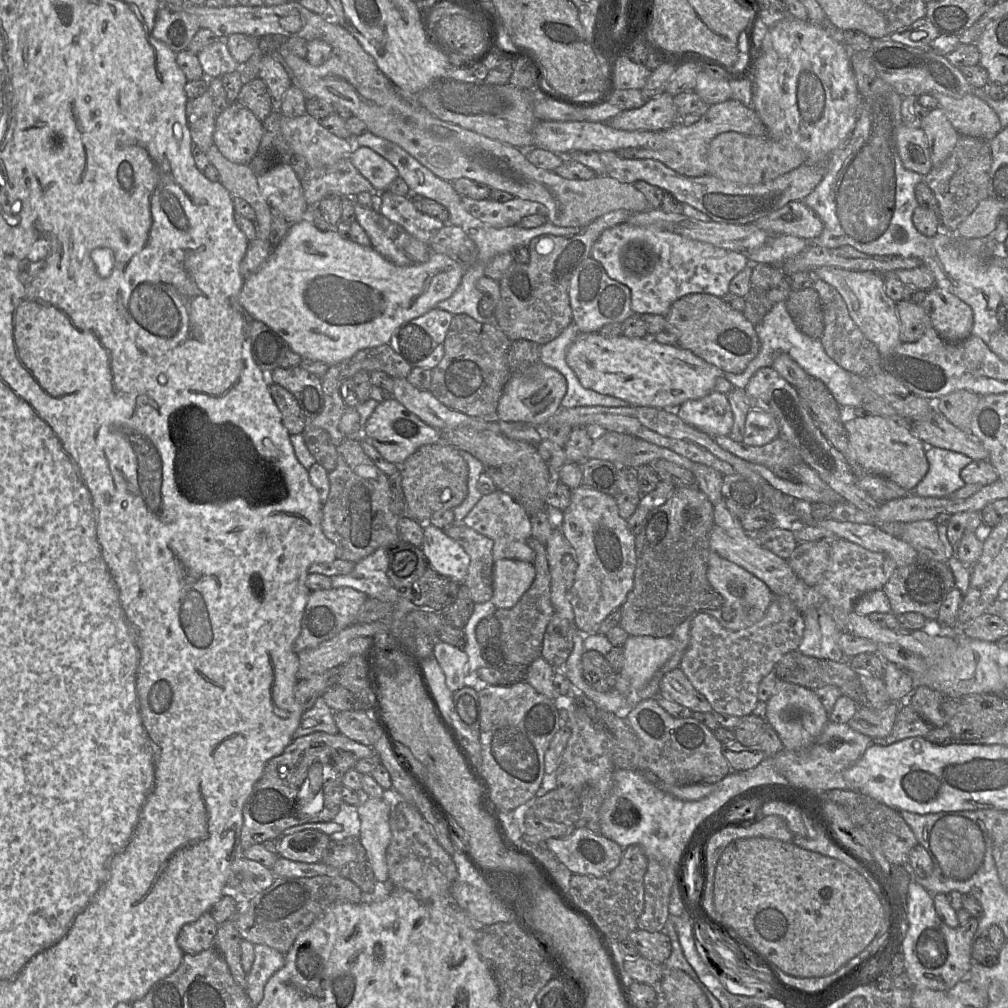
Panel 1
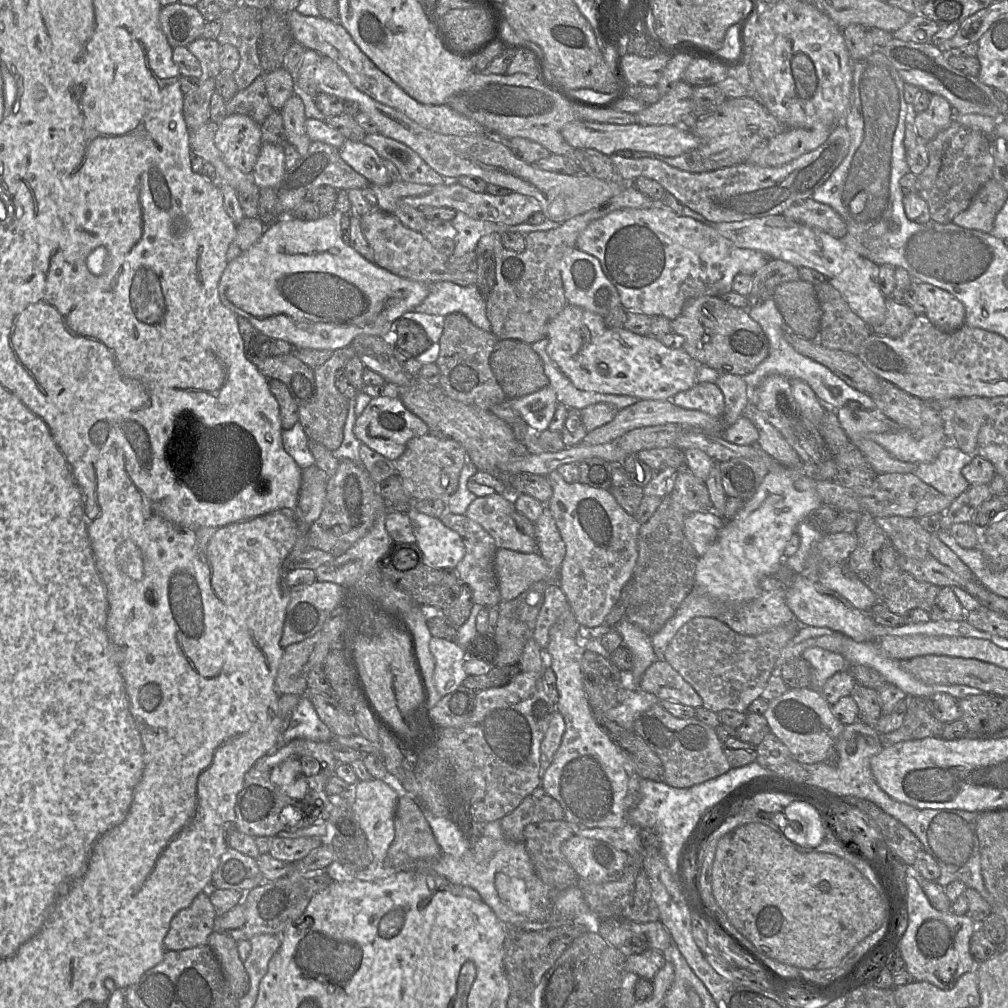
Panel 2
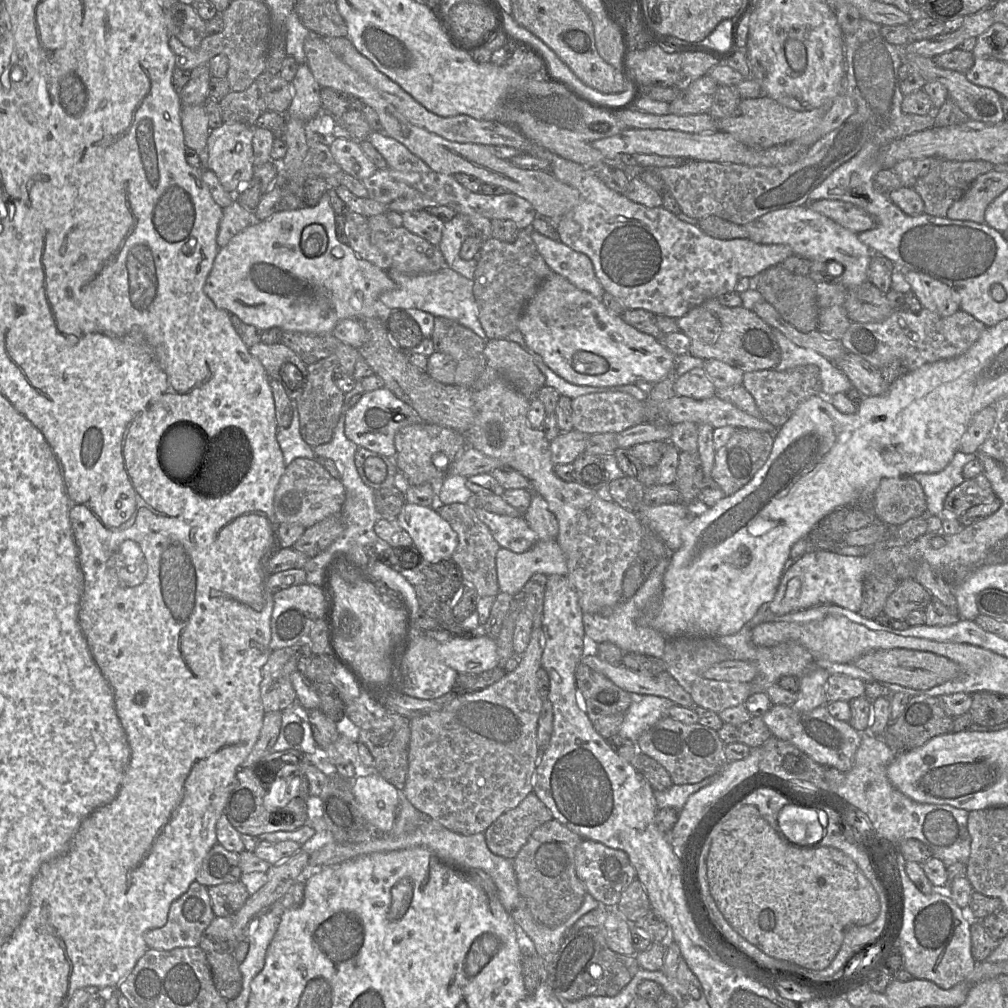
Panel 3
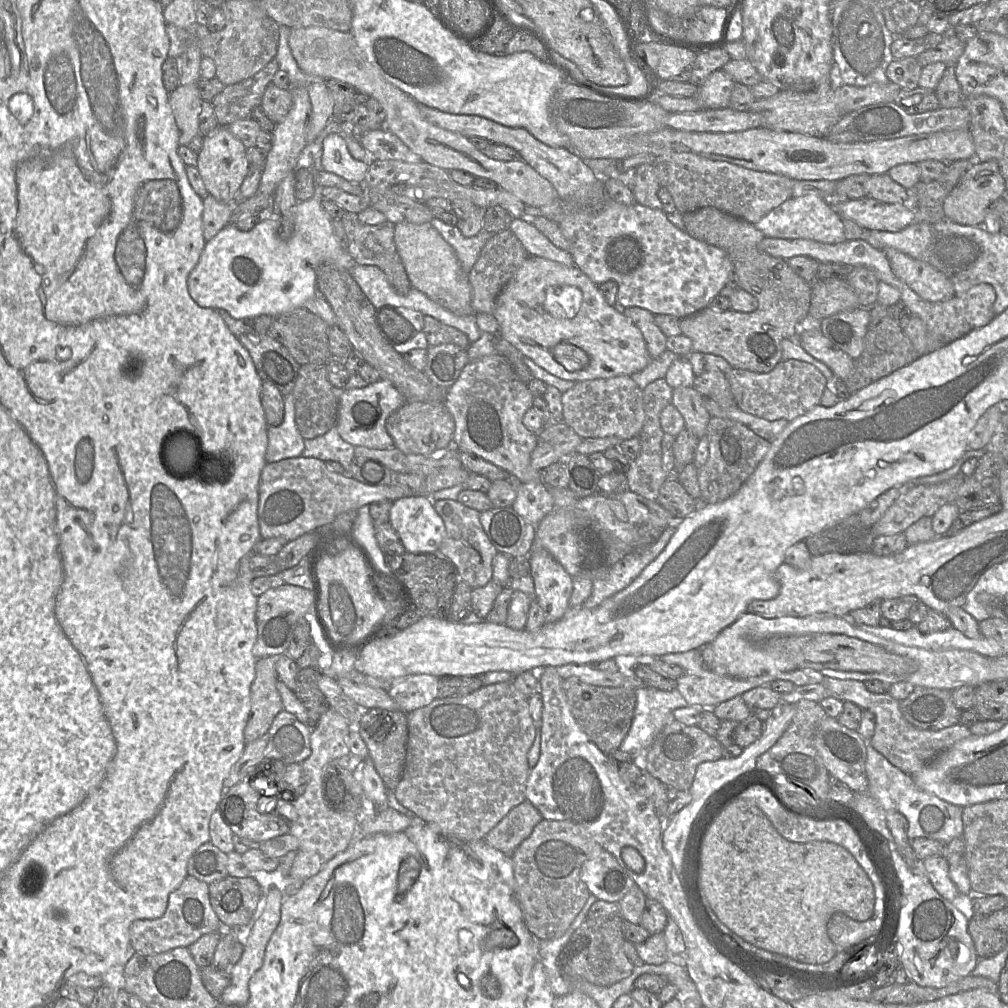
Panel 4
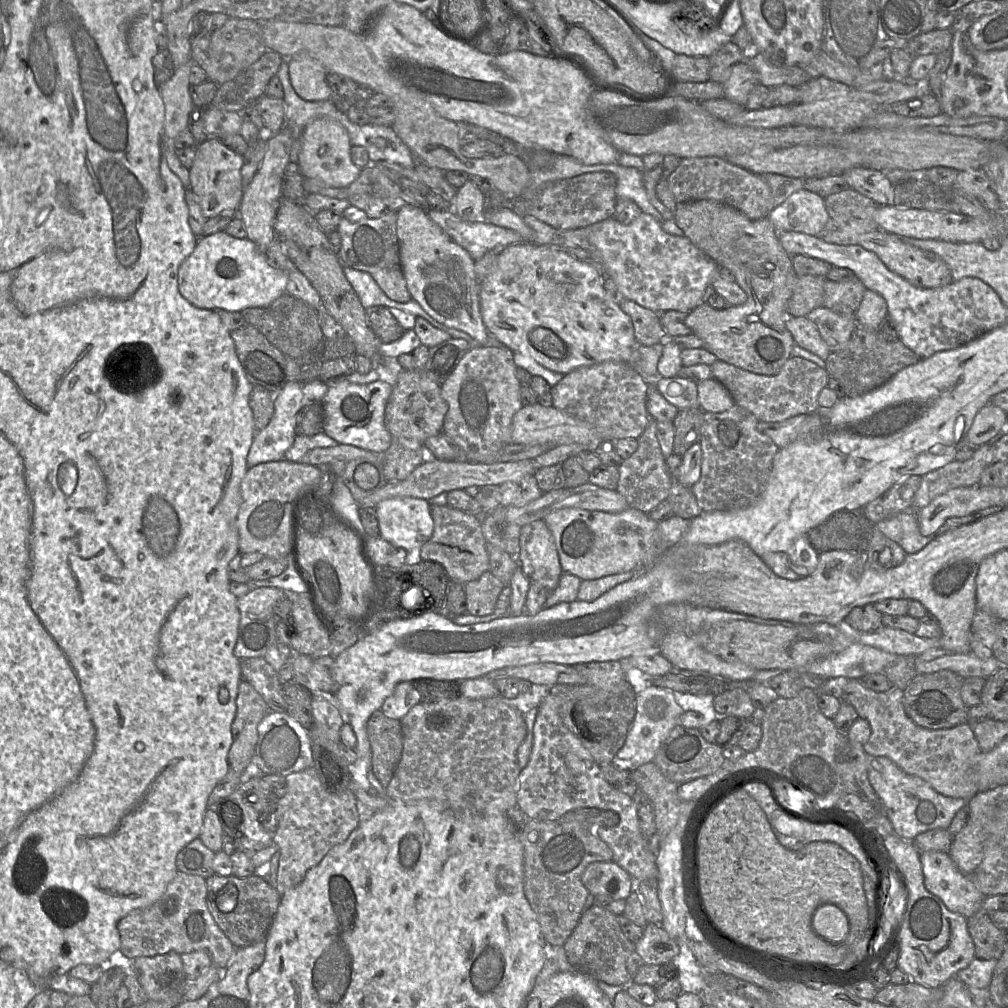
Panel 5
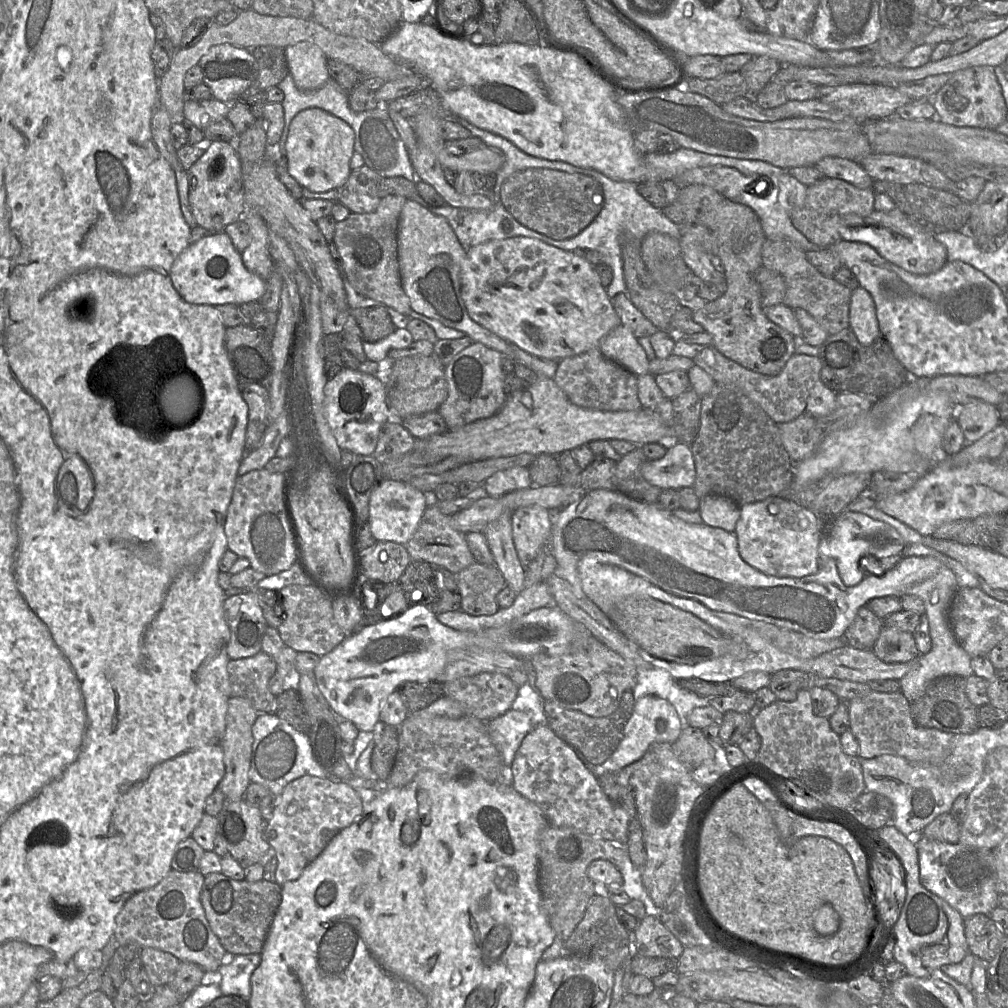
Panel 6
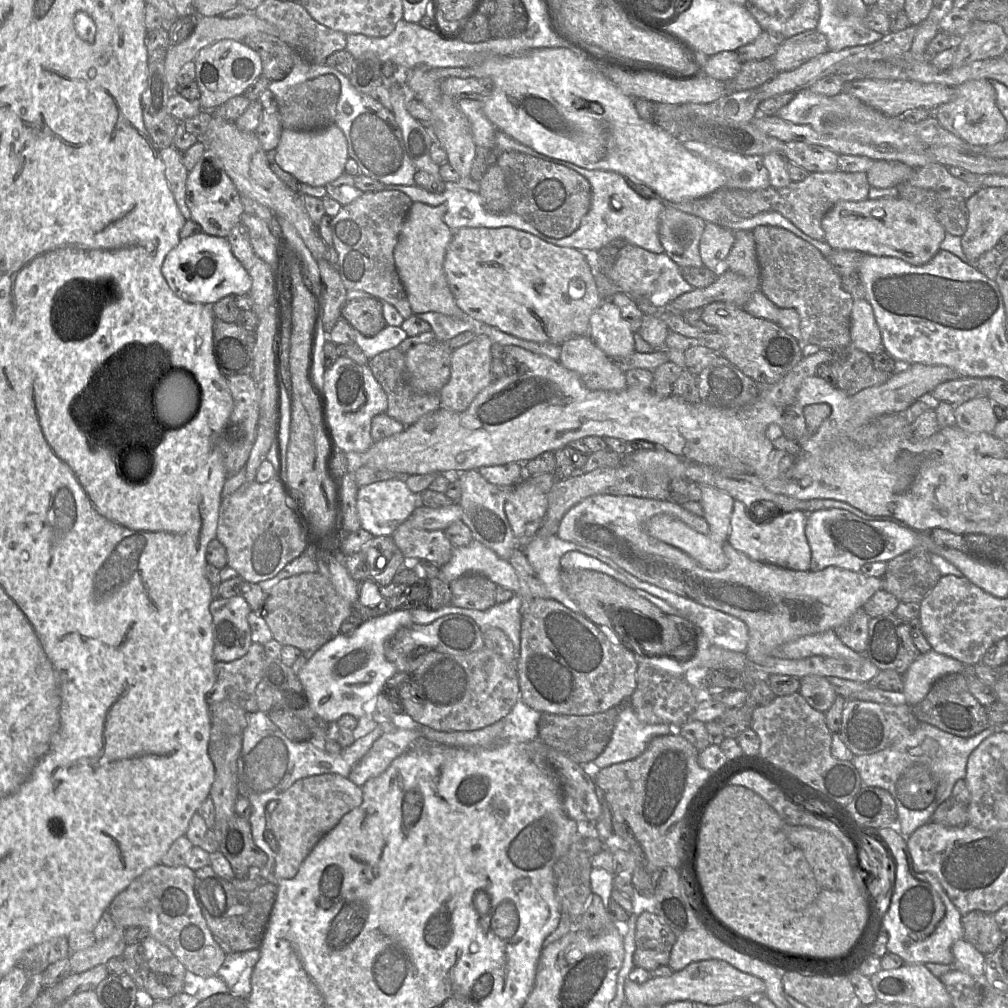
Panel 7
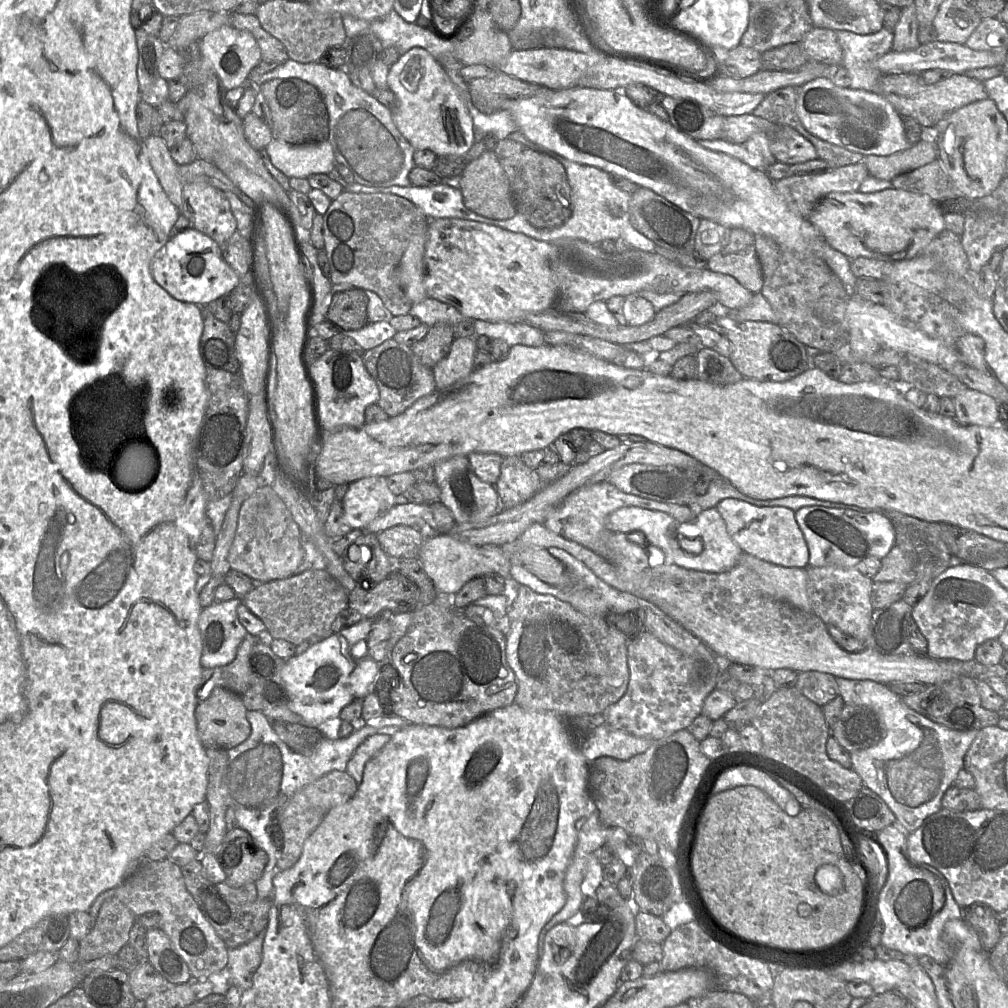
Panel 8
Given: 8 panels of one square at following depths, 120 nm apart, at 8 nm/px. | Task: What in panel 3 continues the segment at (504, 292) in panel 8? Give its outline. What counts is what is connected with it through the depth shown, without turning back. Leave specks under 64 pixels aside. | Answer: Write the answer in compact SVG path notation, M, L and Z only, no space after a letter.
M554 272L539 285L526 304L517 330L527 347L540 355L551 370L576 385L616 387L638 381L654 385L672 374L675 367L676 356L661 341L627 324L621 316L609 312L601 299L578 289Z

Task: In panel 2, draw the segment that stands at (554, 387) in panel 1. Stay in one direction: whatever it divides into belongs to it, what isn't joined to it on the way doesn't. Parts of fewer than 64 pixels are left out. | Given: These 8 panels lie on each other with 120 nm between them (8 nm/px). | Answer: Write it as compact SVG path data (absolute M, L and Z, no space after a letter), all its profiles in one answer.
M549 385L532 394L507 400L511 408L538 432L548 429L558 404L556 393Z

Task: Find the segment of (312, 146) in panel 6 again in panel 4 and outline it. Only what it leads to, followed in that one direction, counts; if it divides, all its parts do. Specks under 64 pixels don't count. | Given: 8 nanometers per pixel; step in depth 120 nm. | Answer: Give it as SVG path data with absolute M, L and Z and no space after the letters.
M331 133L324 138L322 144L321 162L324 171L337 174L352 183L364 180L369 165L352 157L344 137Z

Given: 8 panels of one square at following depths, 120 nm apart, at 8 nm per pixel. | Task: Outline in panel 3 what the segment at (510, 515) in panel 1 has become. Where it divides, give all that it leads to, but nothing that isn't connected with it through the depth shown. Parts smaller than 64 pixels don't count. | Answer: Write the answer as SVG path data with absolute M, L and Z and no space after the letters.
M475 508L480 520L489 528L500 547L523 553L537 542L537 535L523 516L511 517Z

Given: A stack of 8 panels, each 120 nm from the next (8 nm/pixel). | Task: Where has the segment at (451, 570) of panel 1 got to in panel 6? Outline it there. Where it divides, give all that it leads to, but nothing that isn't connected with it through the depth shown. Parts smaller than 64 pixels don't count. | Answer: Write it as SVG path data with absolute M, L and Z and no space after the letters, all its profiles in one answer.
M384 479L370 496L370 530L377 542L389 541L405 545L417 531L427 507L424 493L409 482Z

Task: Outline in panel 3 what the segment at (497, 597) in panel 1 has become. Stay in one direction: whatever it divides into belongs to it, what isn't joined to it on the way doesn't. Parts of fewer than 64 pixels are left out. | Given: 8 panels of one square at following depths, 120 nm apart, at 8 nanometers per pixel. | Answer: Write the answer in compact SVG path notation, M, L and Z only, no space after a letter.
M538 540L523 553L500 547L495 562L499 590L514 597L520 595L534 574L567 576L568 573L565 556L557 540Z

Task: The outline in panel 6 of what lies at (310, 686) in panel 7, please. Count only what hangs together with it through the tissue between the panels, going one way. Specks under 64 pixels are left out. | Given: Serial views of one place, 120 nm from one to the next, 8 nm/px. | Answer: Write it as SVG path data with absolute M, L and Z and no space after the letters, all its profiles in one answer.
M414 605L407 609L405 612L401 613L400 615L381 620L377 624L369 625L365 627L361 632L357 634L351 634L347 636L336 648L334 648L328 654L322 656L318 665L315 667L312 675L316 681L316 684L321 691L322 695L327 700L331 710L334 712L336 716L339 718L344 718L346 720L351 721L354 725L358 728L359 731L365 732L372 732L376 731L378 728L379 717L380 717L380 709L386 698L399 690L401 685L406 682L419 682L419 683L427 683L435 681L445 670L446 666L451 662L456 662L459 660L471 659L474 656L481 654L482 652L490 651L490 650L497 650L508 653L516 658L521 659L528 659L537 654L546 654L549 656L561 656L569 652L571 642L574 636L574 631L577 628L577 623L572 620L567 614L562 612L556 606L547 606L542 607L536 610L531 611L530 613L516 618L509 623L496 627L496 628L487 628L479 631L463 631L463 630L455 630L451 627L445 626L440 623L436 615L433 611L431 611L428 607L424 605Z

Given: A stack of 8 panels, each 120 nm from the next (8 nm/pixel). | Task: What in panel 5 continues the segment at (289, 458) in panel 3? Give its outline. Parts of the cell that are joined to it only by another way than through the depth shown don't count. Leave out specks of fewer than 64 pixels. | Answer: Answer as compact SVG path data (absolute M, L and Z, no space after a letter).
M320 380L310 382L289 381L275 399L275 412L271 421L254 437L247 456L248 468L261 463L284 460L286 452L291 448L297 436L297 414L310 402L324 399L328 389L329 386Z

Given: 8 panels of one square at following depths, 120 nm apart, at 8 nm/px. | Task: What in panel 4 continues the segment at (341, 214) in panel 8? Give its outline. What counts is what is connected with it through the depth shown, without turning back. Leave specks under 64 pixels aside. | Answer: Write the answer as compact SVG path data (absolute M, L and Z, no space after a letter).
M351 212L345 213L342 223L348 237L347 251L357 265L373 265L380 268L393 289L399 295L406 295L412 285L395 245L395 224L387 220L381 224L368 225L361 222L356 213Z

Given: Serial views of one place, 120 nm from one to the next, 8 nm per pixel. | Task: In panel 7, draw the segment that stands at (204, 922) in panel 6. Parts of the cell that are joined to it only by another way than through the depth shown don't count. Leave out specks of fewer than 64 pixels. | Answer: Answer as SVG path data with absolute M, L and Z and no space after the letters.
M159 864L147 869L111 902L108 911L116 927L124 930L137 926L166 945L185 966L202 978L214 976L222 966L226 953L214 939L202 915L195 891L195 871L186 867Z

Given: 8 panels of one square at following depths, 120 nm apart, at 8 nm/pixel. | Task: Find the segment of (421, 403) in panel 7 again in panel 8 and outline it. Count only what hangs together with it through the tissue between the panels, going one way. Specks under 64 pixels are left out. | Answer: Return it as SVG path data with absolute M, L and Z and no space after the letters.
M394 338L388 339L381 345L365 351L363 362L374 378L379 388L380 397L378 405L390 416L395 417L408 408L410 408L417 400L429 395L437 390L433 370L423 365L416 357L411 347L398 343Z

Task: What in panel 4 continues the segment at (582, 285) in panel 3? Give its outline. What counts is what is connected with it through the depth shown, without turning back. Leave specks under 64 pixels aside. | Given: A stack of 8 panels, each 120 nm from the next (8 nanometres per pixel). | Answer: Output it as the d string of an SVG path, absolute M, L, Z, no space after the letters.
M514 218L509 230L517 236L530 255L553 260L564 265L574 265L570 252L556 247L532 222L524 218Z

